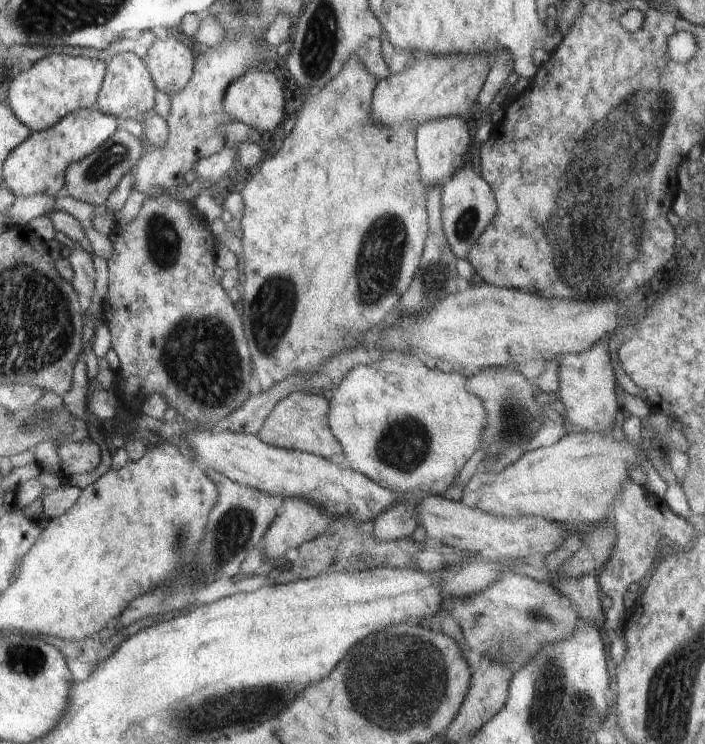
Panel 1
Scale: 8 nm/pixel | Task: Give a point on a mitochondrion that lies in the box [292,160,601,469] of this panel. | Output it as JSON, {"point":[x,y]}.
{"point":[382,251]}

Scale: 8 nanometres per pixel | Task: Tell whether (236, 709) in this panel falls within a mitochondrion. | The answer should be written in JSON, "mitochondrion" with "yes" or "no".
{"mitochondrion":"yes"}

